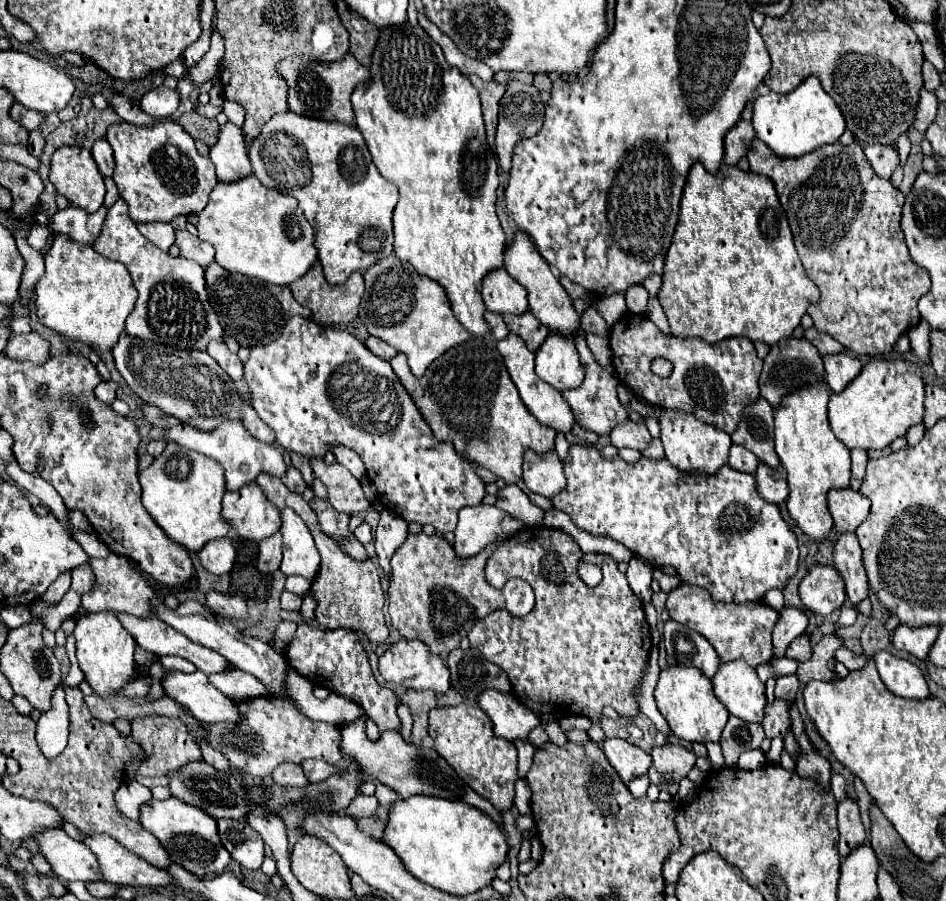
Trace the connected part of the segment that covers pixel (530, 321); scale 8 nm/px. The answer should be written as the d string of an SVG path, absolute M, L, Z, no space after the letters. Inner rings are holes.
M529 311L523 315L503 315L507 327L511 333L519 335L529 351L537 351L541 347L541 343L547 339L549 329L545 325L541 325Z

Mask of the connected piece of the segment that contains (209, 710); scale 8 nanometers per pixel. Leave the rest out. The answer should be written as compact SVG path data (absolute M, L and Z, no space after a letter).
M167 671L161 679L163 695L177 701L185 709L193 713L203 723L219 723L219 721L239 721L239 711L235 703L225 697L219 689L215 689L207 675L201 671L181 673Z

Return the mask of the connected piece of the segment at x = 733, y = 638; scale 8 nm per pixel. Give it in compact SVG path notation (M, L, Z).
M683 583L669 593L667 611L673 621L701 633L713 645L713 649L719 653L719 659L723 663L743 659L751 667L757 667L761 663L769 663L769 659L773 655L771 633L773 633L773 627L775 627L779 615L775 609L771 609L765 603L759 603L759 605L715 603L705 593L705 589L697 589L693 585Z

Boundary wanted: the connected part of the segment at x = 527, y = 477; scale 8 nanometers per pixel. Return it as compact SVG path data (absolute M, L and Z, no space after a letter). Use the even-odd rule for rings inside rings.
M525 453L523 481L531 493L543 495L547 499L553 499L553 495L561 493L567 487L563 463L559 461L557 453L549 453L549 457Z

